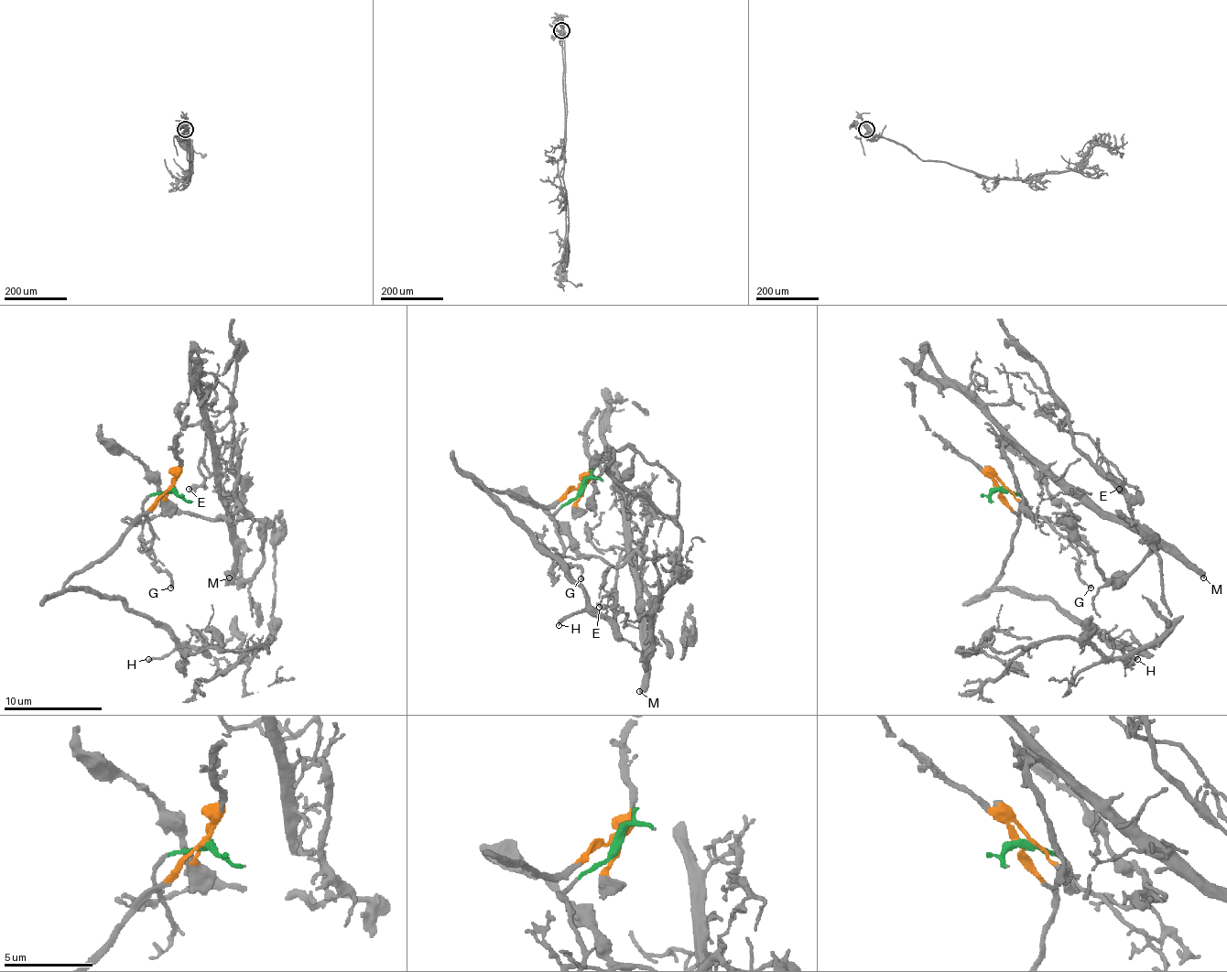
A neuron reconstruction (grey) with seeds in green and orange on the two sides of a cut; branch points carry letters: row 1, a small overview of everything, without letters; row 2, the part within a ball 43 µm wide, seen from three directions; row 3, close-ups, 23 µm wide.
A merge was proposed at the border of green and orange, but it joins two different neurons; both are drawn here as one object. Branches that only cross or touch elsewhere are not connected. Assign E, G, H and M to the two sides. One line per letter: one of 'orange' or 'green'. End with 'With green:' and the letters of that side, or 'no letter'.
E: green
G: green
H: orange
M: green
With green: E, G, M

